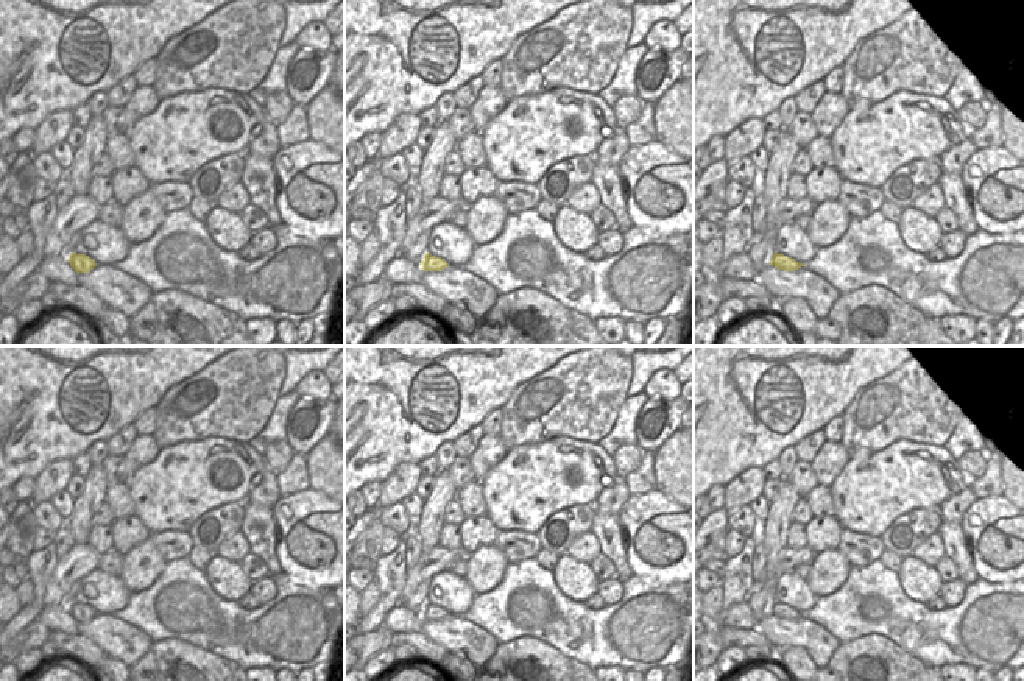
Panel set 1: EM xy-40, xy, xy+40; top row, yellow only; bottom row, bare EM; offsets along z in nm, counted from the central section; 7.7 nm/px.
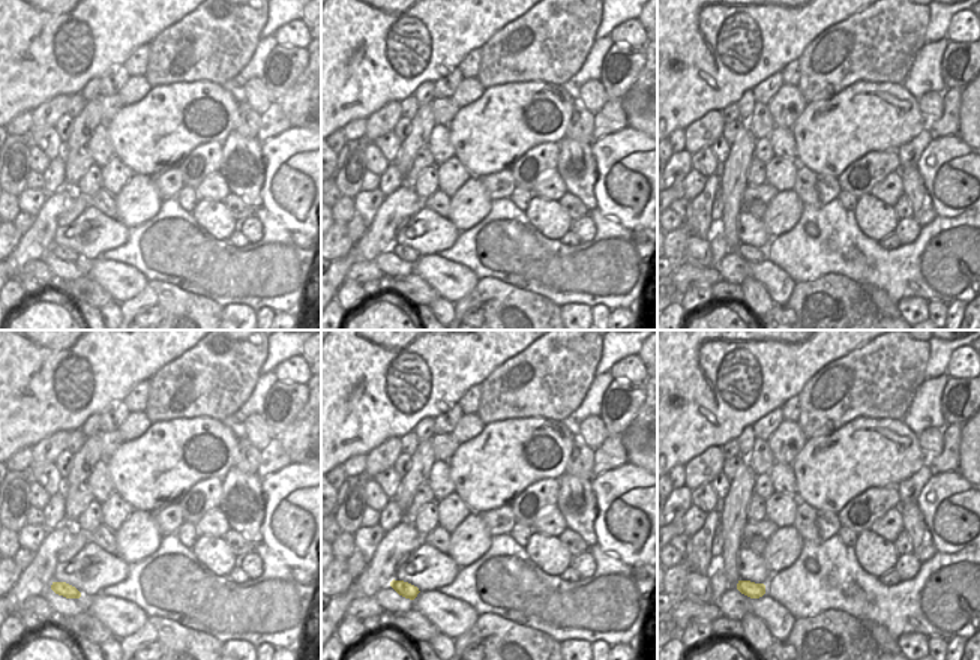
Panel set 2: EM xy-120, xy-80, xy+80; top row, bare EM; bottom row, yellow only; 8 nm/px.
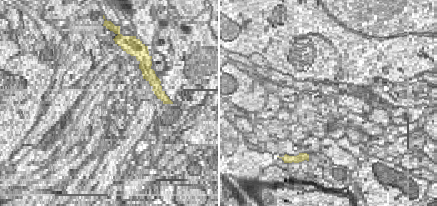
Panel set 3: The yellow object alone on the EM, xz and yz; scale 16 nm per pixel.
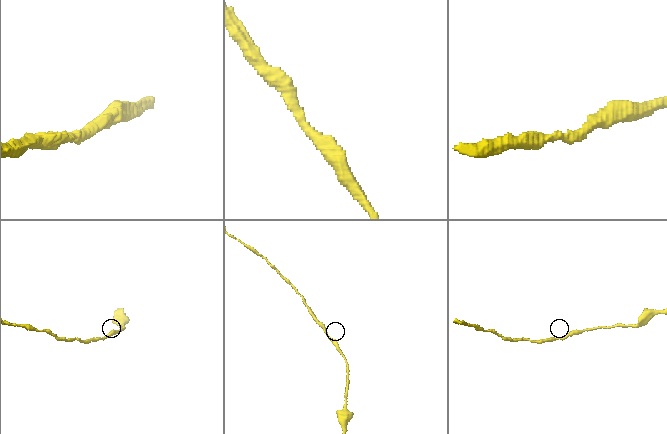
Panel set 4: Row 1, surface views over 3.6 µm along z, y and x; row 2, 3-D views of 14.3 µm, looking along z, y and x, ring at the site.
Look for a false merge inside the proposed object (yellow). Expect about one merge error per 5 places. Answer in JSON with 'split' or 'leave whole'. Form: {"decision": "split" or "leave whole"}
{"decision": "leave whole"}

